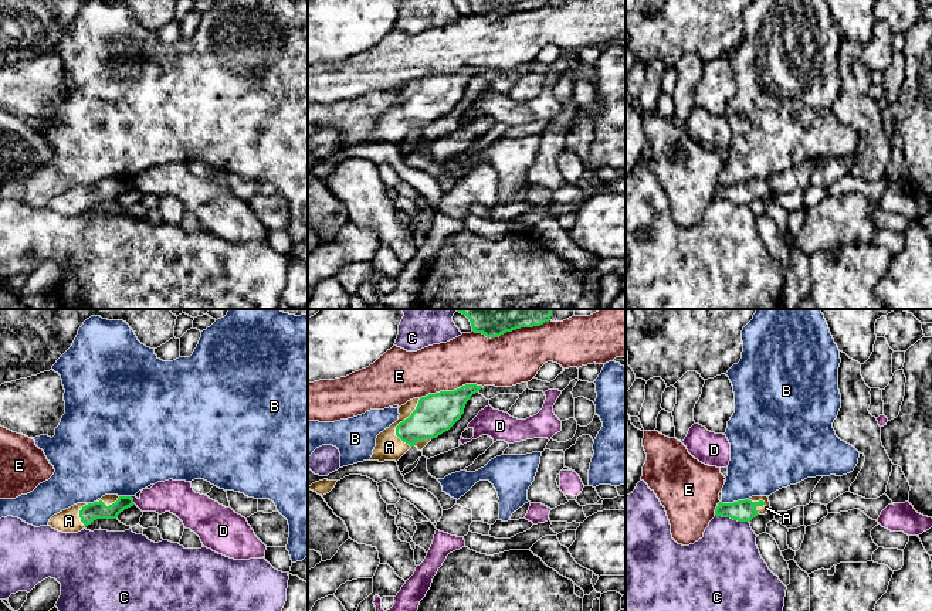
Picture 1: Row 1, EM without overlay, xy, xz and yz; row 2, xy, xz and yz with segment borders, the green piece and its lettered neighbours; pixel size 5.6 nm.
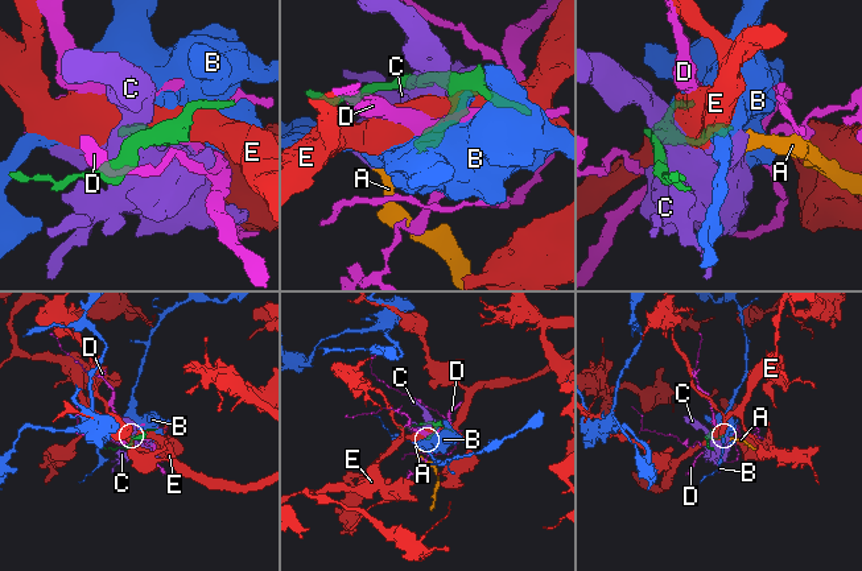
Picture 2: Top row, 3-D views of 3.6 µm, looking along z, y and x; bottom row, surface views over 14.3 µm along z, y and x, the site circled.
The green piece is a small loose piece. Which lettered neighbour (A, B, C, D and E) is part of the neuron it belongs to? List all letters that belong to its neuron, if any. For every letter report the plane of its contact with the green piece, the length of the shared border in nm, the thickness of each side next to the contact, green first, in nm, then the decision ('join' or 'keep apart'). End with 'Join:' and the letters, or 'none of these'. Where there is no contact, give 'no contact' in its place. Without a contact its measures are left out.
A: xz | 280 nm | 220/160 nm | join
B: yz | 160 nm | 130/340 nm | keep apart
C: yz | 200 nm | 130/380 nm | keep apart
D: xy | 50 nm | 100/190 nm | keep apart
E: xz | 360 nm | 220/280 nm | keep apart
Join: A

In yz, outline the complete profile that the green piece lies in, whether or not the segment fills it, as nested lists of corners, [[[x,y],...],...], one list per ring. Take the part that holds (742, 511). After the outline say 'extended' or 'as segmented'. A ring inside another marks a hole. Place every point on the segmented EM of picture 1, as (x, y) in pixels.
[[[752,496],[733,503],[719,502],[715,509],[715,516],[731,517],[738,522],[750,522],[755,516],[765,515],[770,510],[772,508],[767,496]]] | extended

